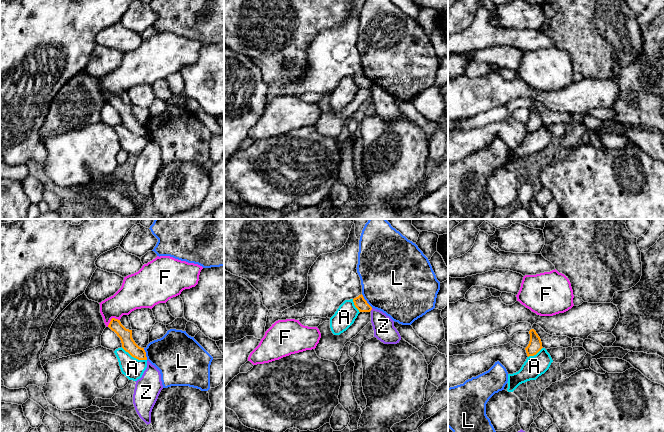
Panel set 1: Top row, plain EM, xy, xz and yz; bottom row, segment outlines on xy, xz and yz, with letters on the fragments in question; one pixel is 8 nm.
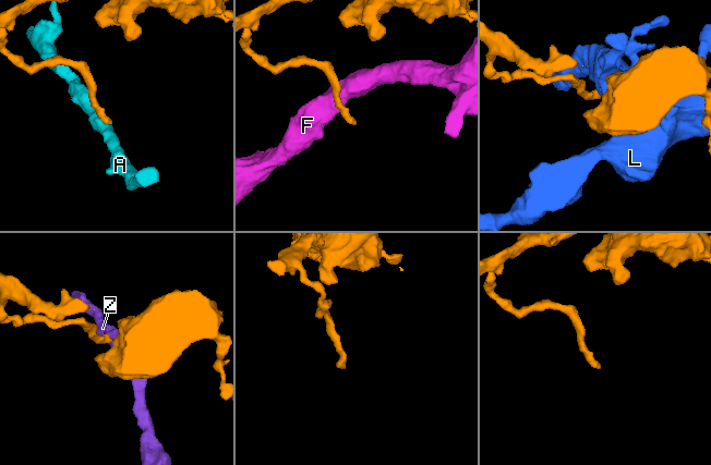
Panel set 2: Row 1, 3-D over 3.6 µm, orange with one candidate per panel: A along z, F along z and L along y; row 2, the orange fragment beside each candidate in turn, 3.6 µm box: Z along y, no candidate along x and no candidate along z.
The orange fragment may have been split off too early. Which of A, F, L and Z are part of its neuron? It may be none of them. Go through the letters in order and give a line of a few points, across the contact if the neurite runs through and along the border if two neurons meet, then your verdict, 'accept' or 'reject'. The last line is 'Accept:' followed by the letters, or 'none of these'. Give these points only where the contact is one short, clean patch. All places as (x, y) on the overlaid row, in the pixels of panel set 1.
A: xy (121, 347), (132, 356), (146, 360) | reject
F: xy (119, 319), (112, 318), (107, 326) | reject
L: reject
Z: xz (372, 308), (370, 310) | reject
Accept: none of these

